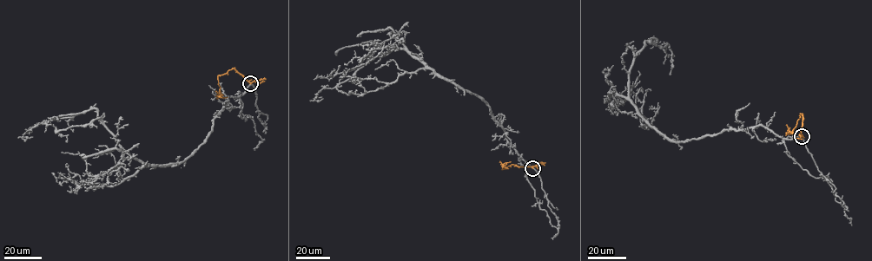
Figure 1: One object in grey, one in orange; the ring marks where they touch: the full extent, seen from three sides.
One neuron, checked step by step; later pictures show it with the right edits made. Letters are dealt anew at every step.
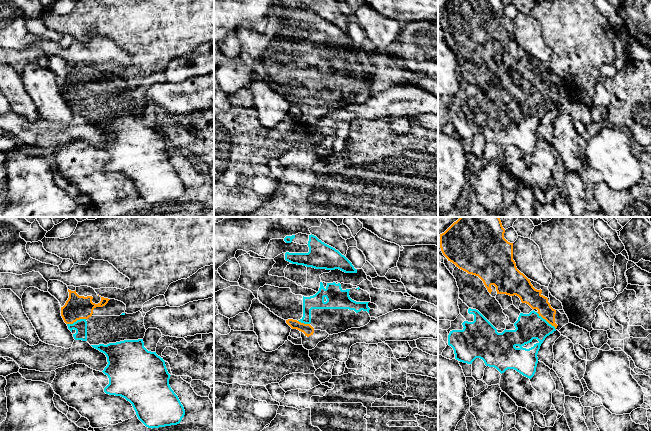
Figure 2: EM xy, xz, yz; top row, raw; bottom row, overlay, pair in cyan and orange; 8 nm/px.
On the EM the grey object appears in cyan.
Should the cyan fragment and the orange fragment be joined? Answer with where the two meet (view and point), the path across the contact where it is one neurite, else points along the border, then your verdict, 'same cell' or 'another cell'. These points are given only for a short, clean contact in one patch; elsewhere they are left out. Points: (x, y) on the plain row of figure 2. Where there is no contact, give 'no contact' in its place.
yz (545, 96) | across yz (530, 102), (539, 101), (545, 96), (545, 87), (528, 70) | same cell

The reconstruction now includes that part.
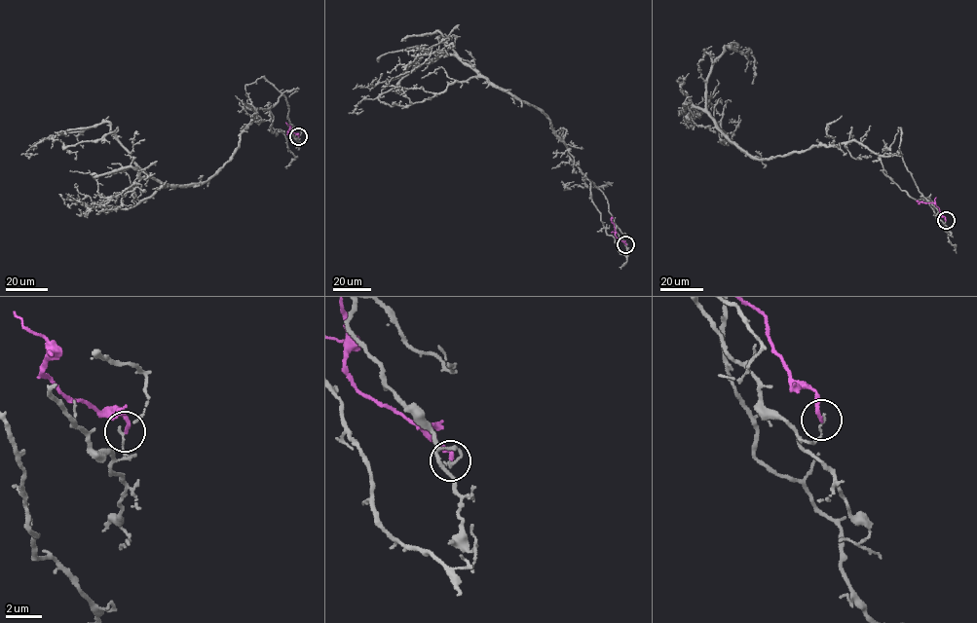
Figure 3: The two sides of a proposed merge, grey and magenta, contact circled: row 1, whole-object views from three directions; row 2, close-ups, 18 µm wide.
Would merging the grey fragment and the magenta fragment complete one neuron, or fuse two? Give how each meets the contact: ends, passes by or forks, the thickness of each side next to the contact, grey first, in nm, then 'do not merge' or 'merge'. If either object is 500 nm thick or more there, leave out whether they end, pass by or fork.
grey ends; magenta ends; calibres 140 and 190 nm; do not merge

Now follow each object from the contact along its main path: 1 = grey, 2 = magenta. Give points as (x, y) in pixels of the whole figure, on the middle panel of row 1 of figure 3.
1: (625, 245), (603, 192), (547, 115), (456, 55), (423, 55), (353, 111), (362, 110)
2: (625, 245), (615, 235), (612, 216)

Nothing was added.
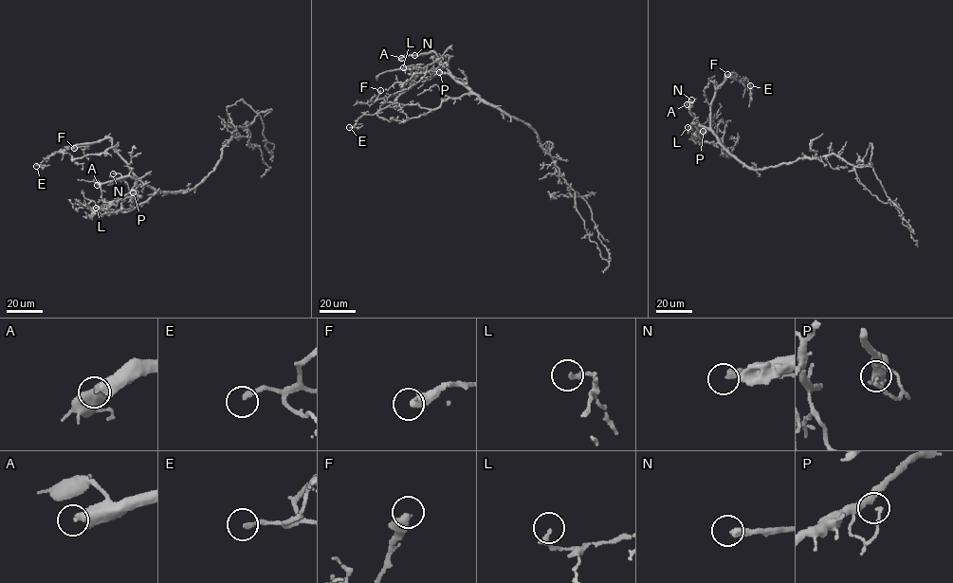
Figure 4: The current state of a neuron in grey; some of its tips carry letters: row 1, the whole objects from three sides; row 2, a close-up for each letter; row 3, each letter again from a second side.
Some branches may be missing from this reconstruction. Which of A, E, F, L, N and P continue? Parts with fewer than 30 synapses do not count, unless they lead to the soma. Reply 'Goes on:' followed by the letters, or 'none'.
Goes on: A, N

